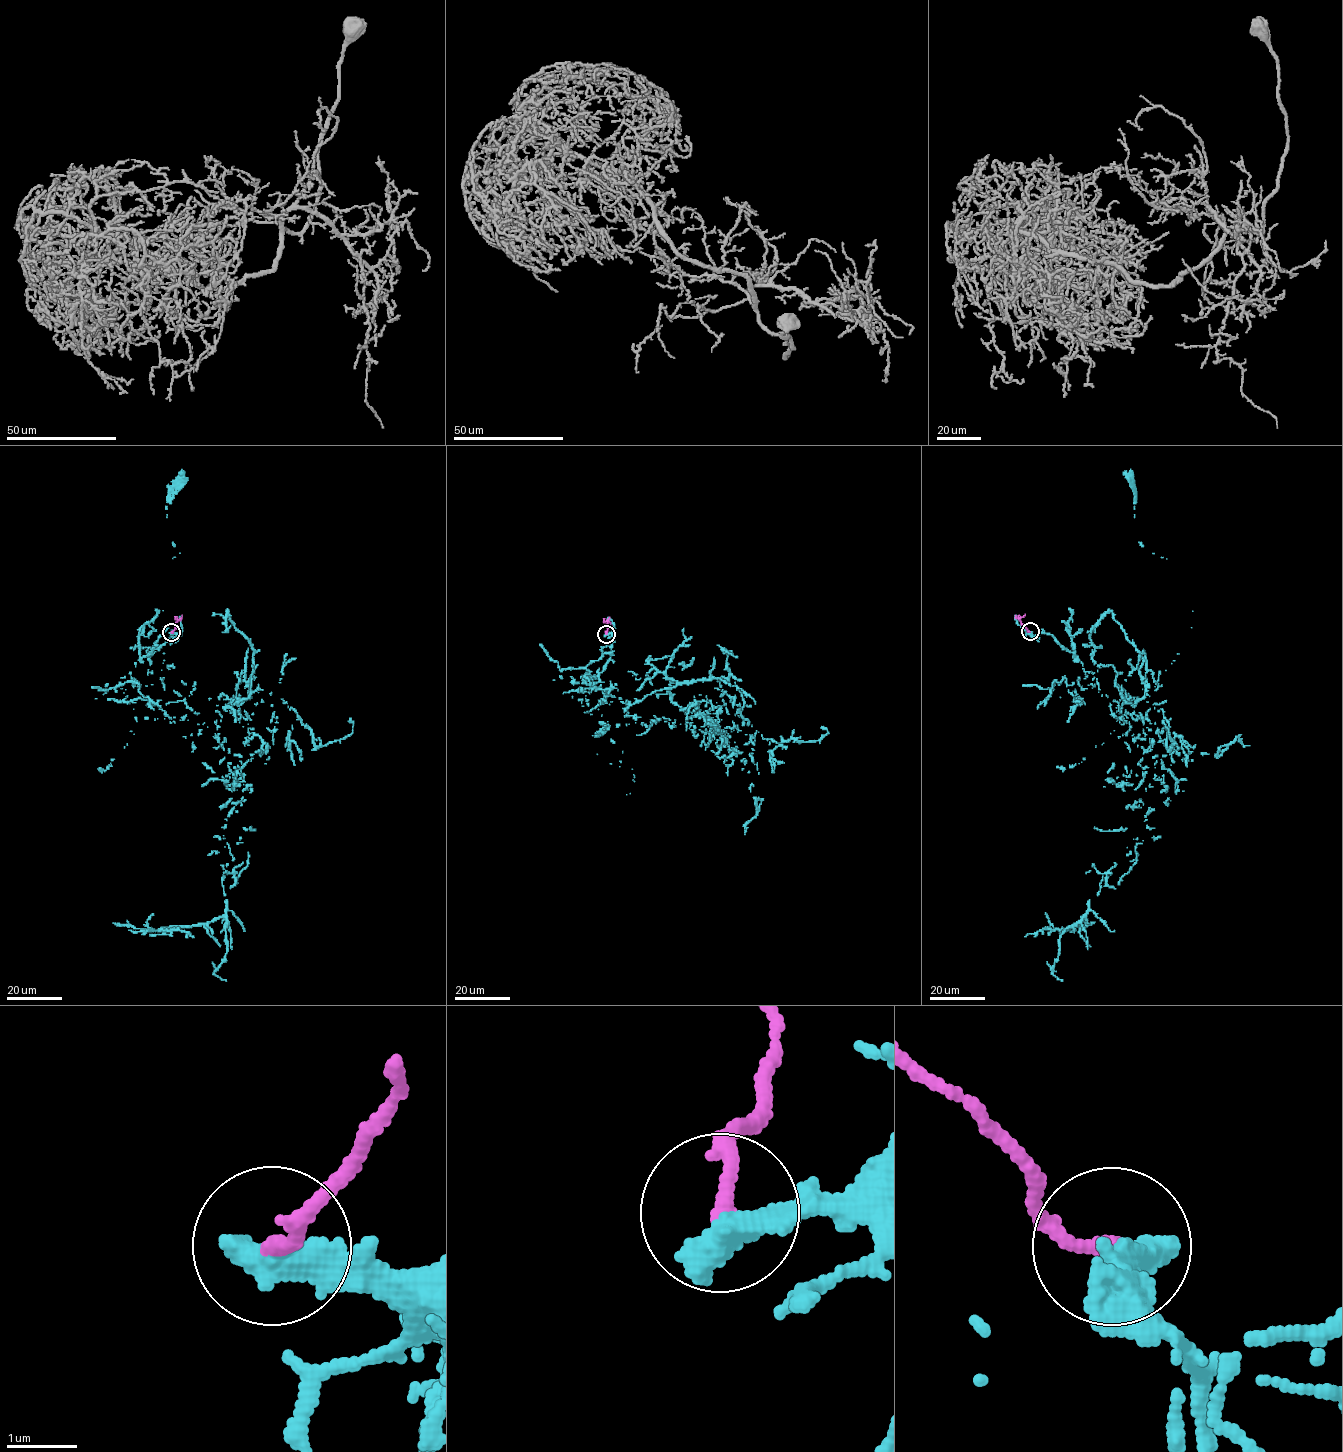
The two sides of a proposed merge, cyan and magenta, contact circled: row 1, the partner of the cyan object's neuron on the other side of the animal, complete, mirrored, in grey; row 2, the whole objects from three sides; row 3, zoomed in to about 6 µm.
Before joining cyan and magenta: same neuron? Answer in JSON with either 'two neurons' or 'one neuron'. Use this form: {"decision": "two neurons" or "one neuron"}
{"decision": "two neurons"}

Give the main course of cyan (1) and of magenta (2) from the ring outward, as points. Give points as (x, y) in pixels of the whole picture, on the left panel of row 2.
1: (171, 633), (157, 705), (214, 722), (237, 770), (241, 870), (224, 914), (162, 929), (187, 937)
2: (171, 632), (181, 615)

